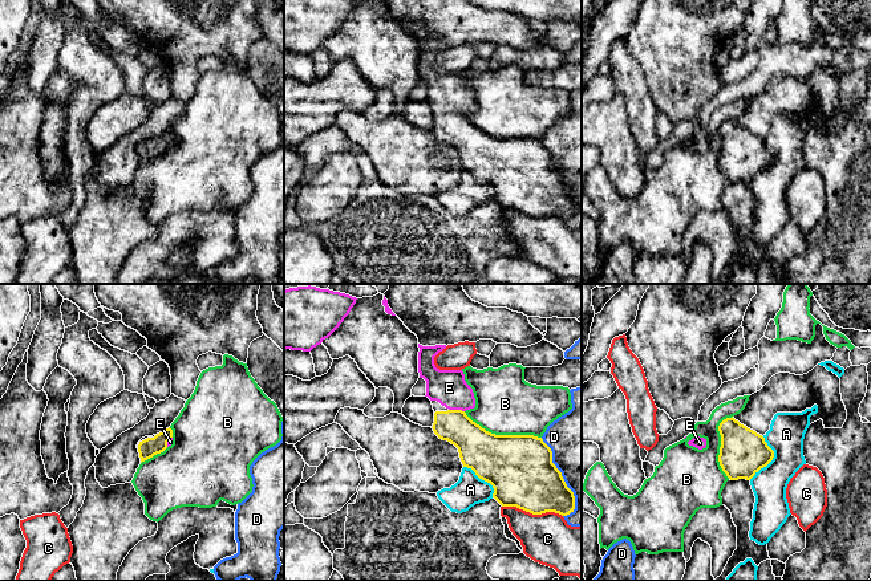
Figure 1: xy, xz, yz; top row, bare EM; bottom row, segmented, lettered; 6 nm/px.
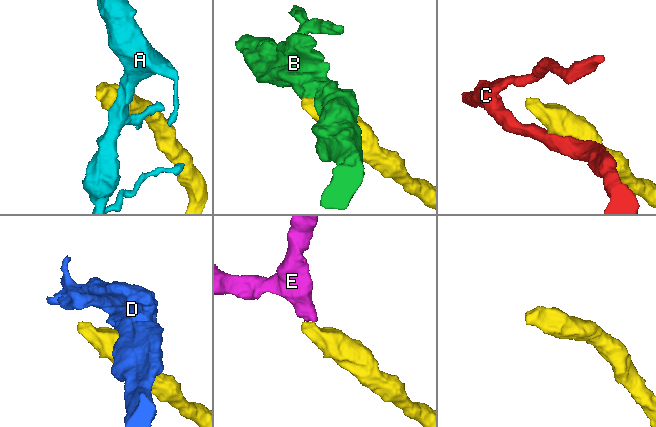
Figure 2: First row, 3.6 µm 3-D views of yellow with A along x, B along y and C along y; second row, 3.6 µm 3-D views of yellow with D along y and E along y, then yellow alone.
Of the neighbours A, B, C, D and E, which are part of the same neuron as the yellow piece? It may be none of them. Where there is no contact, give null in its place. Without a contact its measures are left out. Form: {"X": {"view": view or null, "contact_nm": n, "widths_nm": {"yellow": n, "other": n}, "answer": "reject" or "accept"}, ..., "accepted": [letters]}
{"A": {"view": "yz", "contact_nm": 280, "widths_nm": {"yellow": 280, "other": 220}, "answer": "reject"}, "B": {"view": "xz", "contact_nm": 500, "widths_nm": {"yellow": 400, "other": 360}, "answer": "reject"}, "C": {"view": "xz", "contact_nm": 380, "widths_nm": {"yellow": 400, "other": 300}, "answer": "reject"}, "D": {"view": "xz", "contact_nm": 500, "widths_nm": {"yellow": 400, "other": 360}, "answer": "reject"}, "E": {"view": "xz", "contact_nm": 100, "widths_nm": {"yellow": 220, "other": 220}, "answer": "accept"}, "accepted": ["E"]}

